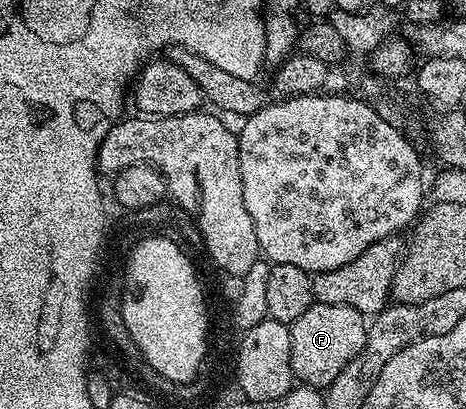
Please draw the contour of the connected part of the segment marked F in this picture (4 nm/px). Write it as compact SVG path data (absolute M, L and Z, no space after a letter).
M316 302L290 326L290 364L297 383L327 388L362 352L368 339L365 315L349 306L331 306Z

